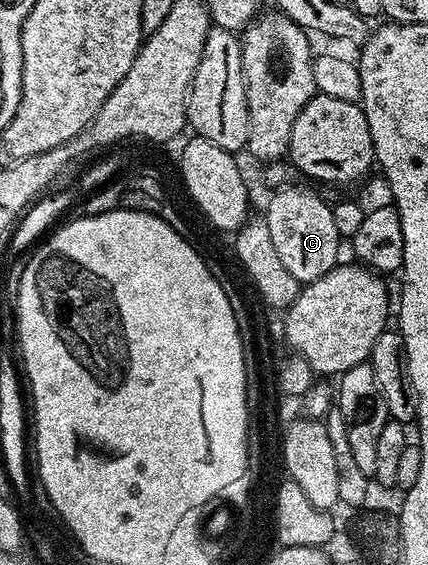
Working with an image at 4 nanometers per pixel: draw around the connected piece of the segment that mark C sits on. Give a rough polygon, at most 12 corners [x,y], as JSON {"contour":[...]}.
{"contour":[[286,184],[263,210],[279,260],[302,284],[338,265],[332,205]]}

